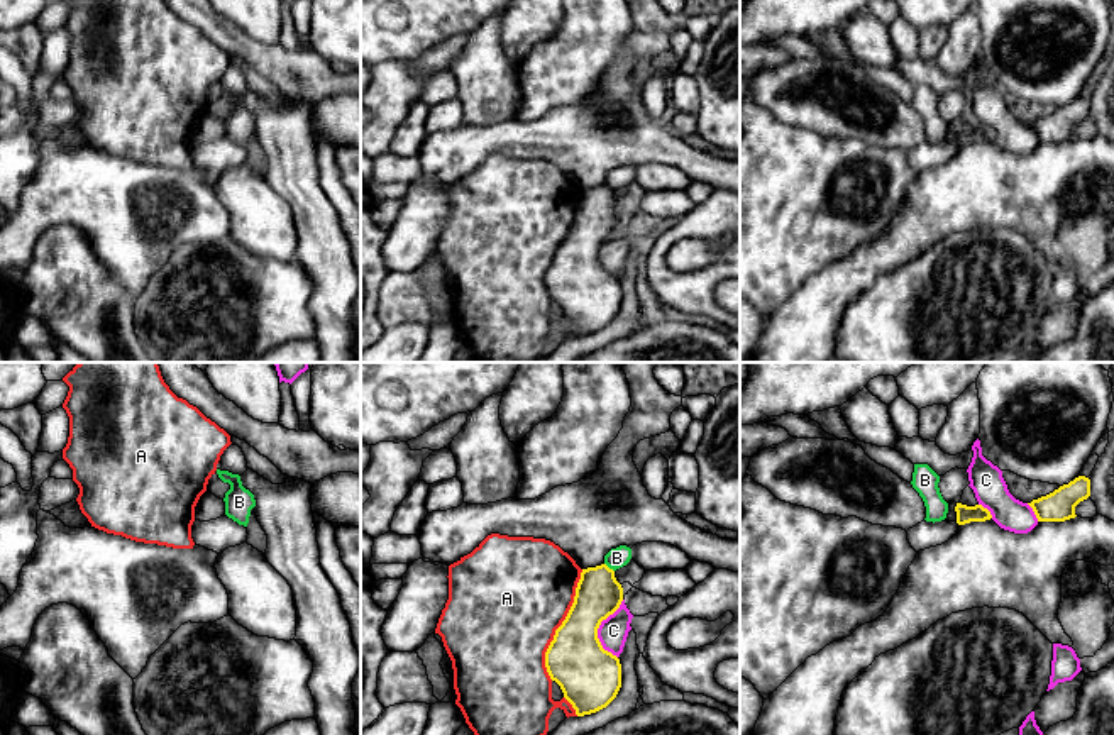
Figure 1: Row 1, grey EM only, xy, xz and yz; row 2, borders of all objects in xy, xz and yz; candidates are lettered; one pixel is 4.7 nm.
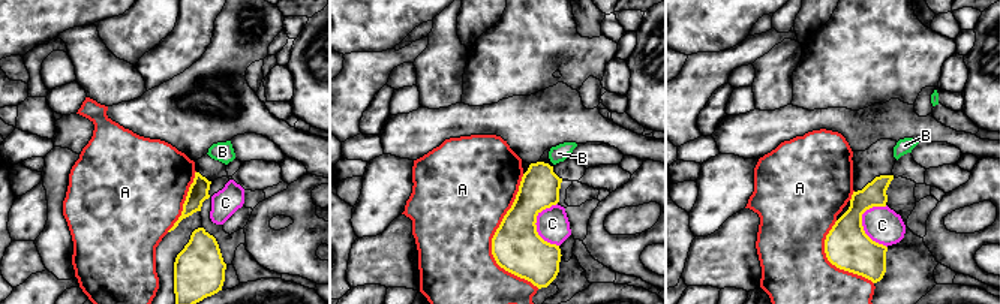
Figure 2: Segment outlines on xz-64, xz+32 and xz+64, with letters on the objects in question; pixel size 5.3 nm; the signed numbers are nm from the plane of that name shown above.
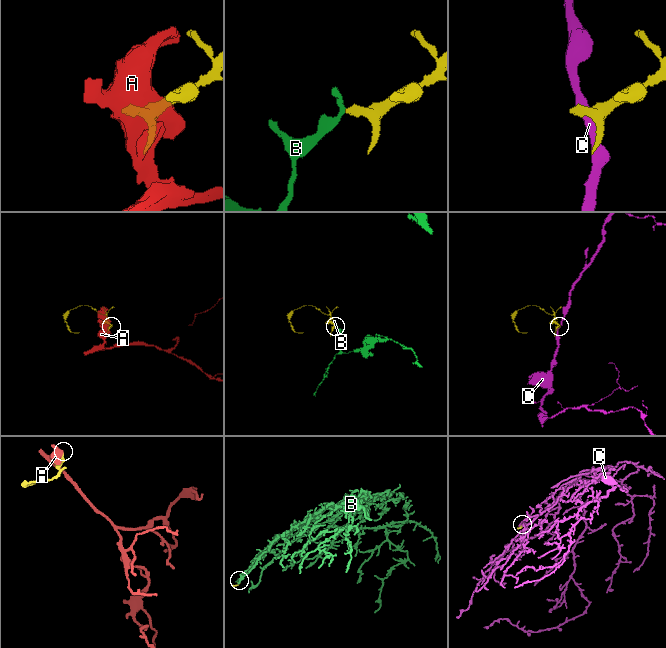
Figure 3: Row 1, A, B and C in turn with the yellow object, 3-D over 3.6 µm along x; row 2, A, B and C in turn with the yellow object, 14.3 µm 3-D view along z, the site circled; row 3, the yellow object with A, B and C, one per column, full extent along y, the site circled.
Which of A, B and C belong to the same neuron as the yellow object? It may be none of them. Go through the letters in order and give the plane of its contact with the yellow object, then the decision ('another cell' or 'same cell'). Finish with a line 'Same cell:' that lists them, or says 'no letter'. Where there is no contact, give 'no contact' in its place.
A: xz | another cell
B: xz | another cell
C: xz | another cell
Same cell: no letter

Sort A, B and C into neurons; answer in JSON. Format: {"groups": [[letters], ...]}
{"groups": [["A"], ["B"], ["C"]]}

